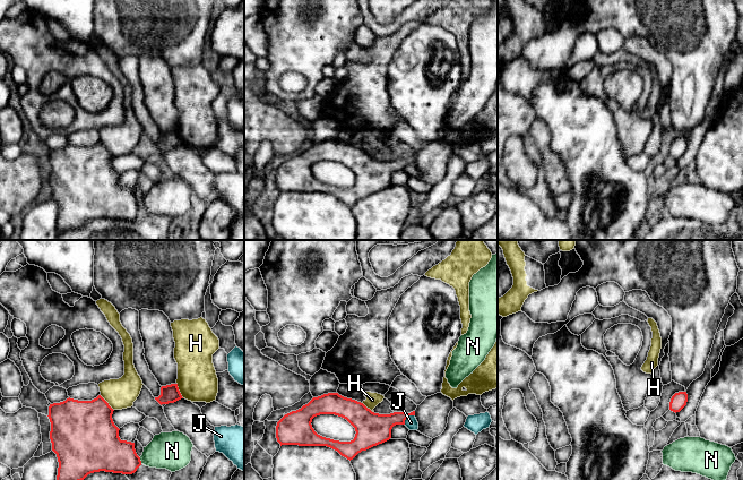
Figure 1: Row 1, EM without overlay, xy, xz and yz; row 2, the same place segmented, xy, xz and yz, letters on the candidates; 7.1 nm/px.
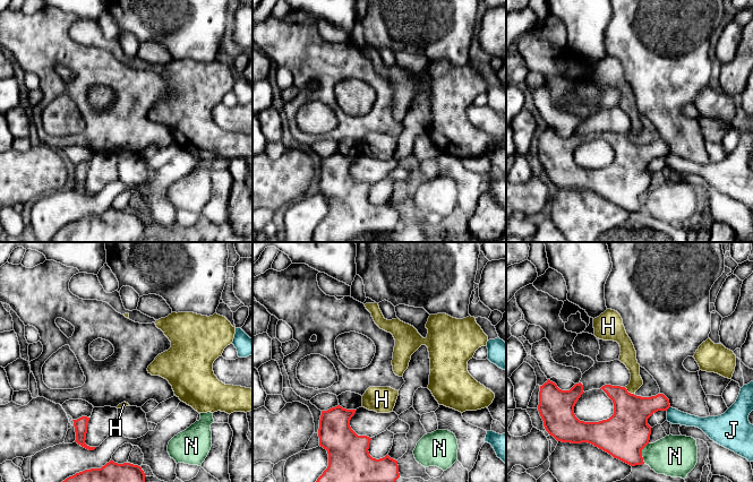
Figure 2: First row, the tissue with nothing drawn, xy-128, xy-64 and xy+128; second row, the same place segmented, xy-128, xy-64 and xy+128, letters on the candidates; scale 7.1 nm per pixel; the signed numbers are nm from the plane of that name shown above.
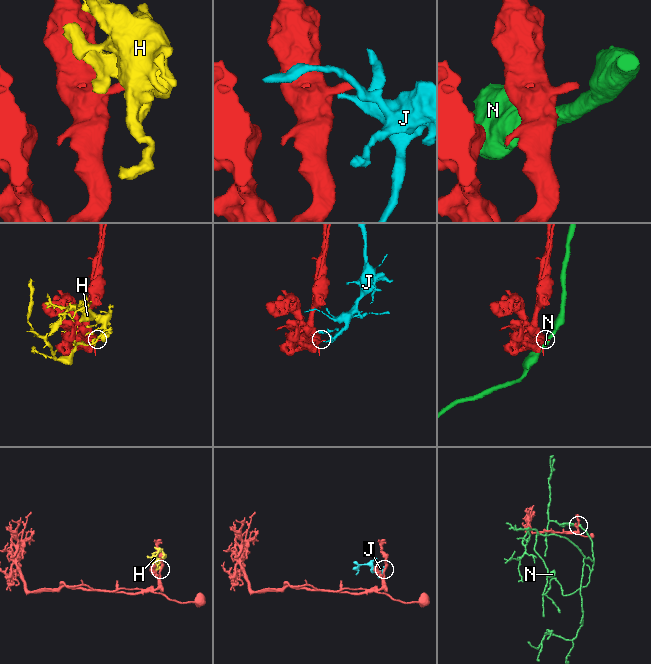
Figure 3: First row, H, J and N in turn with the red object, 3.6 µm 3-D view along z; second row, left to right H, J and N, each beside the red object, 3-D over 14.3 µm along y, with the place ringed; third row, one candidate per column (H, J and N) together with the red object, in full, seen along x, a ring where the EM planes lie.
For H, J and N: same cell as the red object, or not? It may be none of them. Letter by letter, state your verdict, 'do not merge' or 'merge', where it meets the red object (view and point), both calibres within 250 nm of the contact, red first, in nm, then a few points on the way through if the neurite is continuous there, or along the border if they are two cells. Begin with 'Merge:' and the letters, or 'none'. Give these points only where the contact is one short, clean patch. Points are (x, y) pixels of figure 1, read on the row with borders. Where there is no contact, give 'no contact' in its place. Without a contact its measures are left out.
Merge: none
H: do not merge; meets red in xy at (179, 391); 130 nm thick on the red side, 280 nm on the other
J: do not merge; meets red in xz at (407, 416); 220 nm thick on the red side, 90 nm on the other; border along xz (414, 414), (409, 414), (404, 423)
N: do not merge; meets red in xy at (140, 461); 280 nm thick on the red side, 280 nm on the other; border along xy (139, 457), (141, 463)

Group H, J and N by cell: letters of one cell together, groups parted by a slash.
H / J / N

